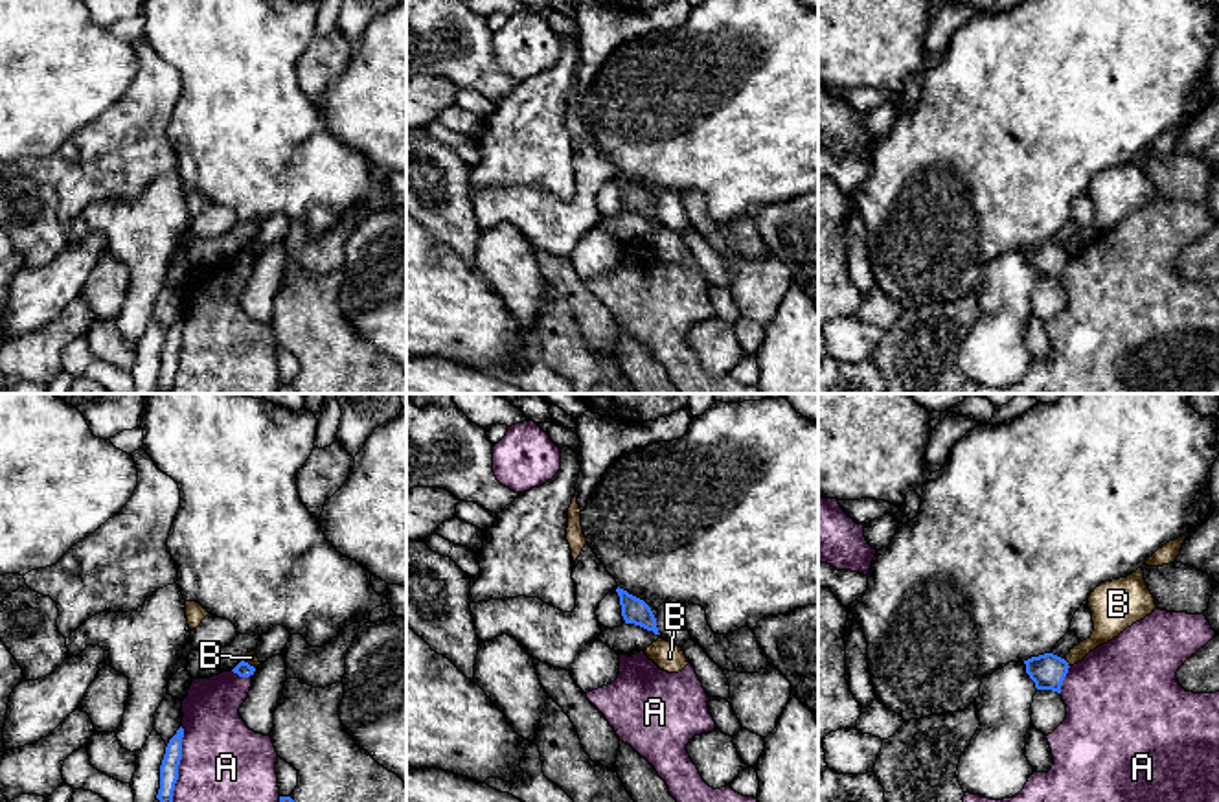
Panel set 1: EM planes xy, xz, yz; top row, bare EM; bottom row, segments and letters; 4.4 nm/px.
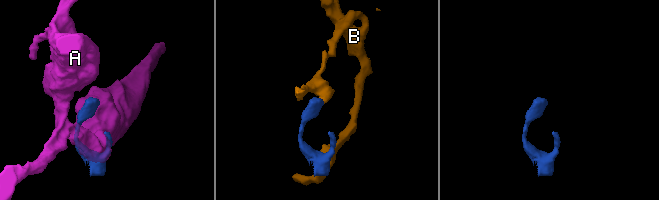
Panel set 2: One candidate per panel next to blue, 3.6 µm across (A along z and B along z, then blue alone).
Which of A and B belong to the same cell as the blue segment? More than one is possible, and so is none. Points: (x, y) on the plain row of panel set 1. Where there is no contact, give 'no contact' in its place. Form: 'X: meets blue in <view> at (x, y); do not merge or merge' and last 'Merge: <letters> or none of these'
A: meets blue in xy at (179, 352); do not merge
B: meets blue in yz at (1067, 251); do not merge
Merge: none of these

